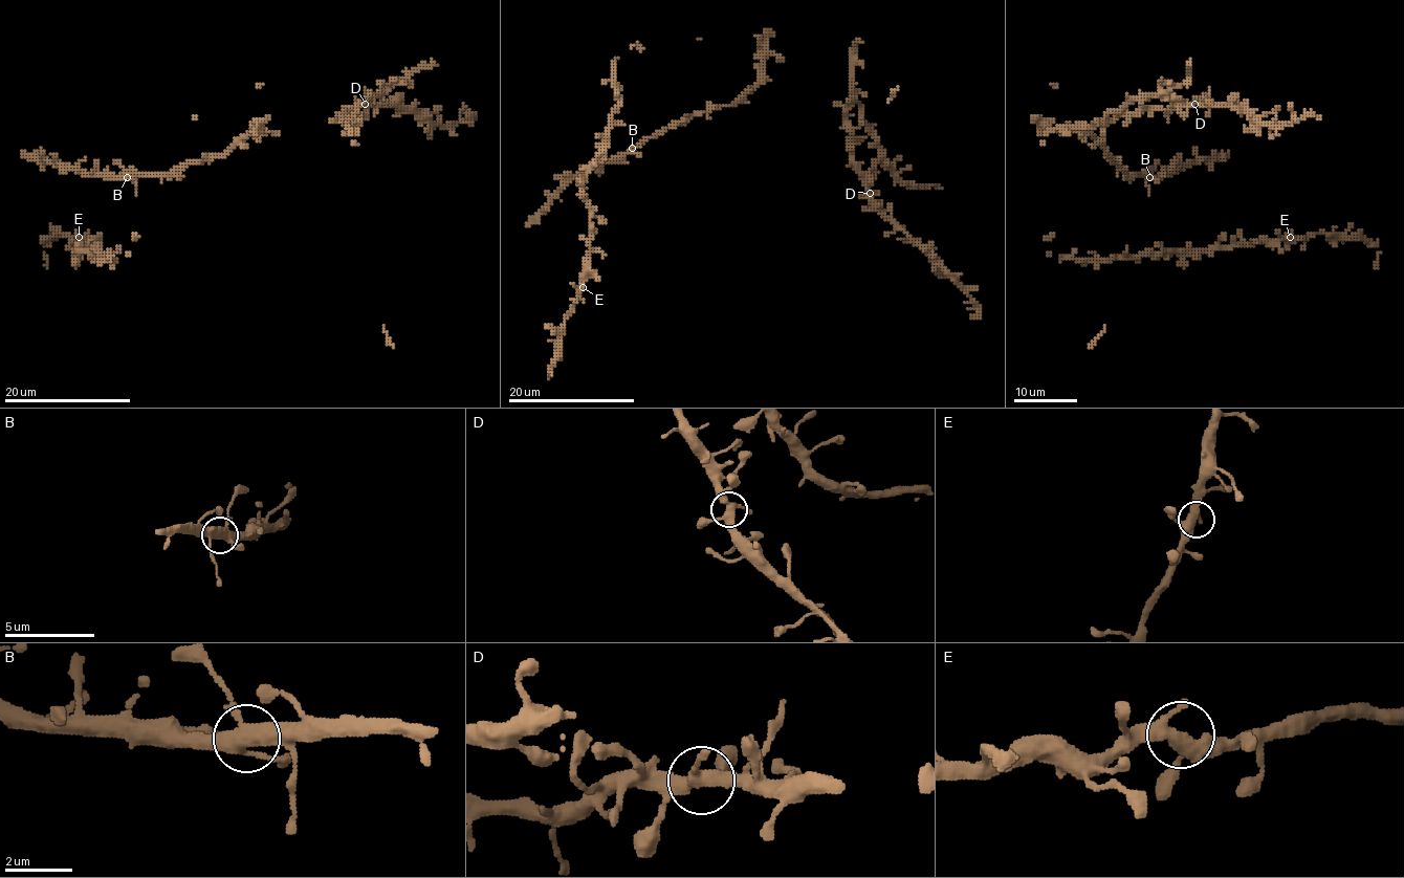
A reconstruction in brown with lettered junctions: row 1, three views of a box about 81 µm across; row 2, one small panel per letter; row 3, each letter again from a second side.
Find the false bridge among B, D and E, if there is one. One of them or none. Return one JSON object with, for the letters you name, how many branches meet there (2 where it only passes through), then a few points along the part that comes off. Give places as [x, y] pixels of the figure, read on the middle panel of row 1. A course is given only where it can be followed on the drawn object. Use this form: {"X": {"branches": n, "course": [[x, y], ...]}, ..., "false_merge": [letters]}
{"false_merge": []}

